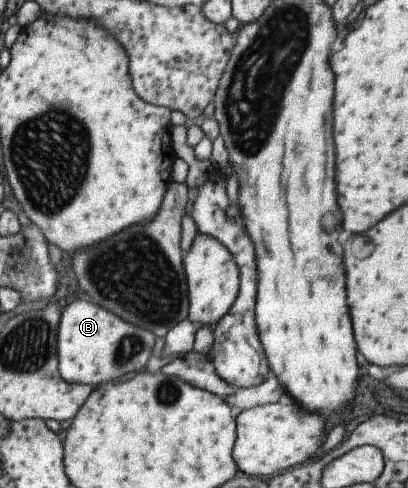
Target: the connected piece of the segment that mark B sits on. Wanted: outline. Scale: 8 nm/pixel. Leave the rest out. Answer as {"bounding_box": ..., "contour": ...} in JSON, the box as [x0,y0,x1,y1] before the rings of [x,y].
{"bounding_box":[56,300,155,387],"contour":[[[90,300],[66,304],[60,312],[56,332],[57,370],[64,382],[92,387],[100,382],[118,380],[124,374],[138,372],[144,365],[152,364],[150,352],[155,336],[134,324],[124,324],[124,320]]]}

